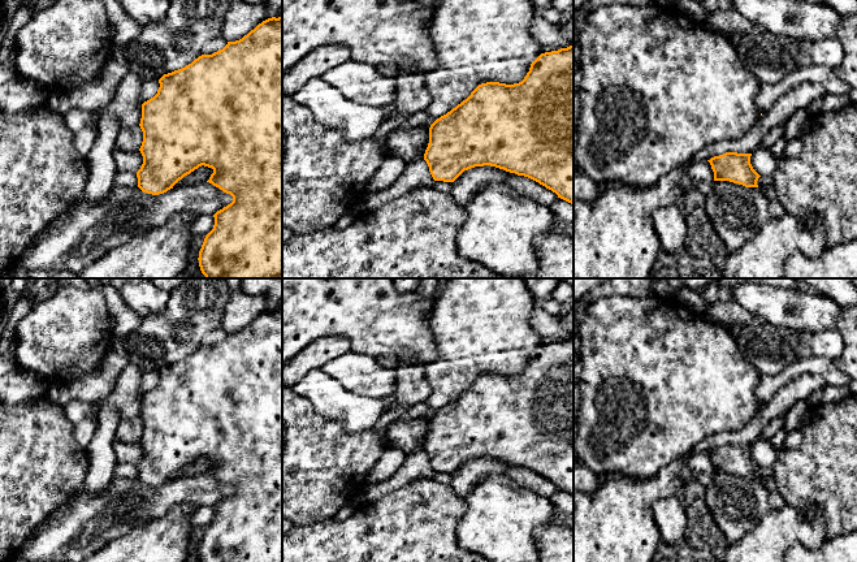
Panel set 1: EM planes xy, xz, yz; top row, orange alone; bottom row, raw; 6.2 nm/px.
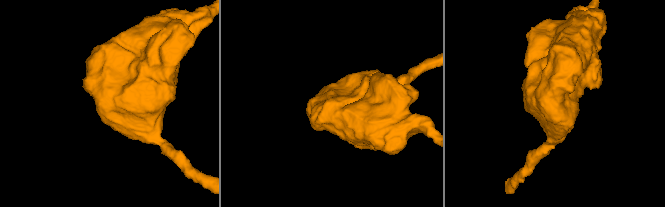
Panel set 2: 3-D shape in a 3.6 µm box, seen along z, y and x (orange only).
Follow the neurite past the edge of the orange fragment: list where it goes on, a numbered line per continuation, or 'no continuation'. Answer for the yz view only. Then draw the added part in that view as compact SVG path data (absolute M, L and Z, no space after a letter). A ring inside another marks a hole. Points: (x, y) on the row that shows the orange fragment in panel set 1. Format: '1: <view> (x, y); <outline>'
no continuation

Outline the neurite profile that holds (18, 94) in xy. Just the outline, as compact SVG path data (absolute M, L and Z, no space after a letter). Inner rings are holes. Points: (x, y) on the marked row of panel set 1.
M16 74L0 85L0 111L9 116L30 107L42 107L52 92L34 79Z

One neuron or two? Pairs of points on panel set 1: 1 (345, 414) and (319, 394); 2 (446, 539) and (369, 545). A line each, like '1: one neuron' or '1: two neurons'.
1: one neuron
2: one neuron

